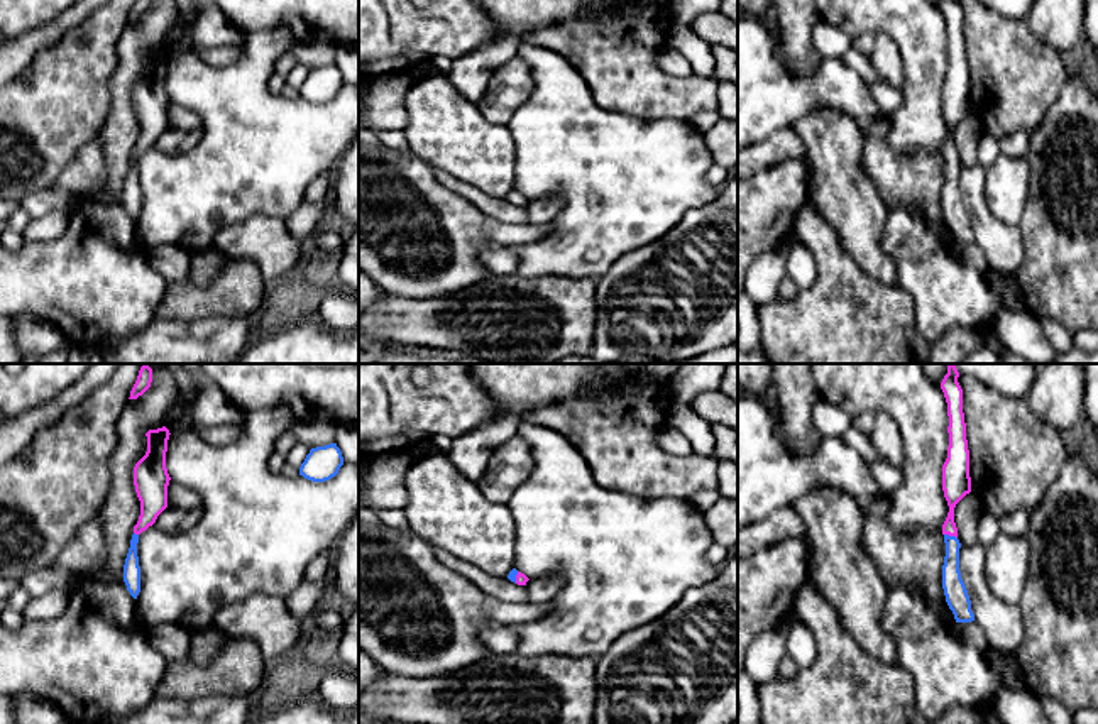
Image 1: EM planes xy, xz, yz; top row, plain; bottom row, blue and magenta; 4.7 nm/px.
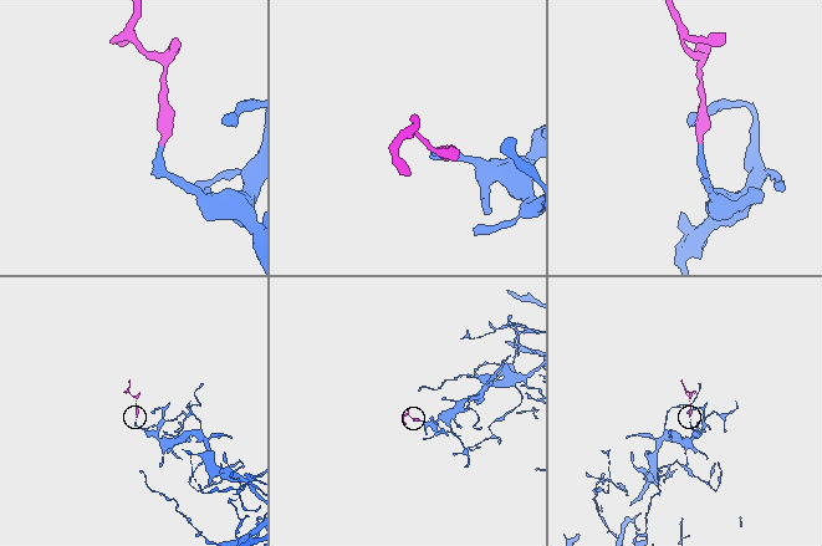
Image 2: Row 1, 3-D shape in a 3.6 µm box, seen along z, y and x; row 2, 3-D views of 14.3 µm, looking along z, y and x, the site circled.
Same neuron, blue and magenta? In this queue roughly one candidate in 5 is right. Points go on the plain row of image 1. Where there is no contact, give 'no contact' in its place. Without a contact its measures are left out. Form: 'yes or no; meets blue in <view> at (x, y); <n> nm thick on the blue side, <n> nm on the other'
yes; meets blue in yz at (951, 158); 110 nm thick on the blue side, 140 nm on the other

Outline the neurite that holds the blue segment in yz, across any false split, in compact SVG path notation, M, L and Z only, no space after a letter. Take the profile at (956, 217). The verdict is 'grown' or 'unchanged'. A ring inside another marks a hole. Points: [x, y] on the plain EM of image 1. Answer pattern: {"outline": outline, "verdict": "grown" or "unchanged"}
{"outline": "M942 0L941 10L947 24L949 37L949 68L947 80L942 86L942 112L949 127L947 139L942 145L946 164L942 210L946 223L953 232L956 244L971 244L974 242L974 235L971 232L971 222L959 193L961 164L958 161L958 149L954 144L956 125L971 113L969 71L963 34L963 10L958 0Z", "verdict": "grown"}

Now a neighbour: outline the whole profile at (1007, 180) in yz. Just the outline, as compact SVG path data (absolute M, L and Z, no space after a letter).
M1000 154L985 169L985 198L995 218L1018 227L1029 196L1030 167L1027 157L1008 157Z

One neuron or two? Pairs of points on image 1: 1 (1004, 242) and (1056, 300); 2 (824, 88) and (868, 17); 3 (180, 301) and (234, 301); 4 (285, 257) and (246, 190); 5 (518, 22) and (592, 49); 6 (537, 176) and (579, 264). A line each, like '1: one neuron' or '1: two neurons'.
1: two neurons
2: two neurons
3: one neuron
4: two neurons
5: two neurons
6: one neuron

